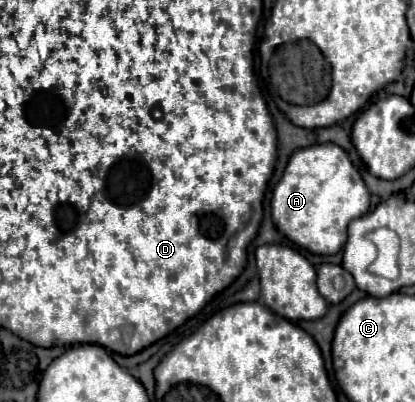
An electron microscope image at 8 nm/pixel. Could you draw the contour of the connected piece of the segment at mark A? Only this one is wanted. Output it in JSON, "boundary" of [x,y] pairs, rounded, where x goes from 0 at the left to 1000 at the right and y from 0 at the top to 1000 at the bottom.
{"boundary":[[[754,358],[701,383],[653,493],[658,552],[716,612],[754,632],[812,632],[836,597],[846,547],[889,522],[889,473],[836,378],[802,358]]]}

